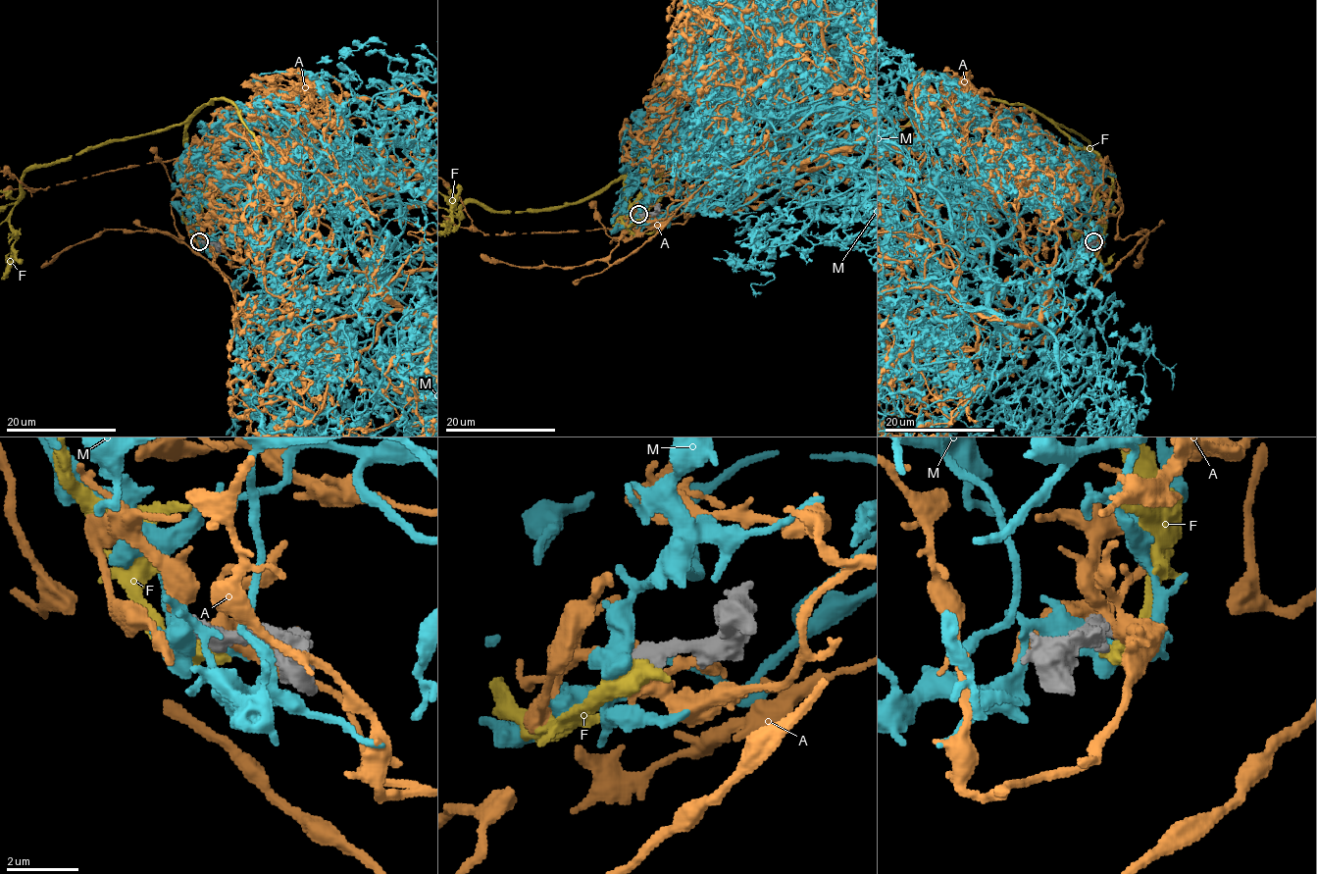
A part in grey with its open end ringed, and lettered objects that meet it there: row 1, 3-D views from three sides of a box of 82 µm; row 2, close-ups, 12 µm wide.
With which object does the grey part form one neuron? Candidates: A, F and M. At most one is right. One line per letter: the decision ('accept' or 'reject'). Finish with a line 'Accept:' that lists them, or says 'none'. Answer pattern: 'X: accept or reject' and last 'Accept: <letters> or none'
A: reject
F: reject
M: reject
Accept: none

